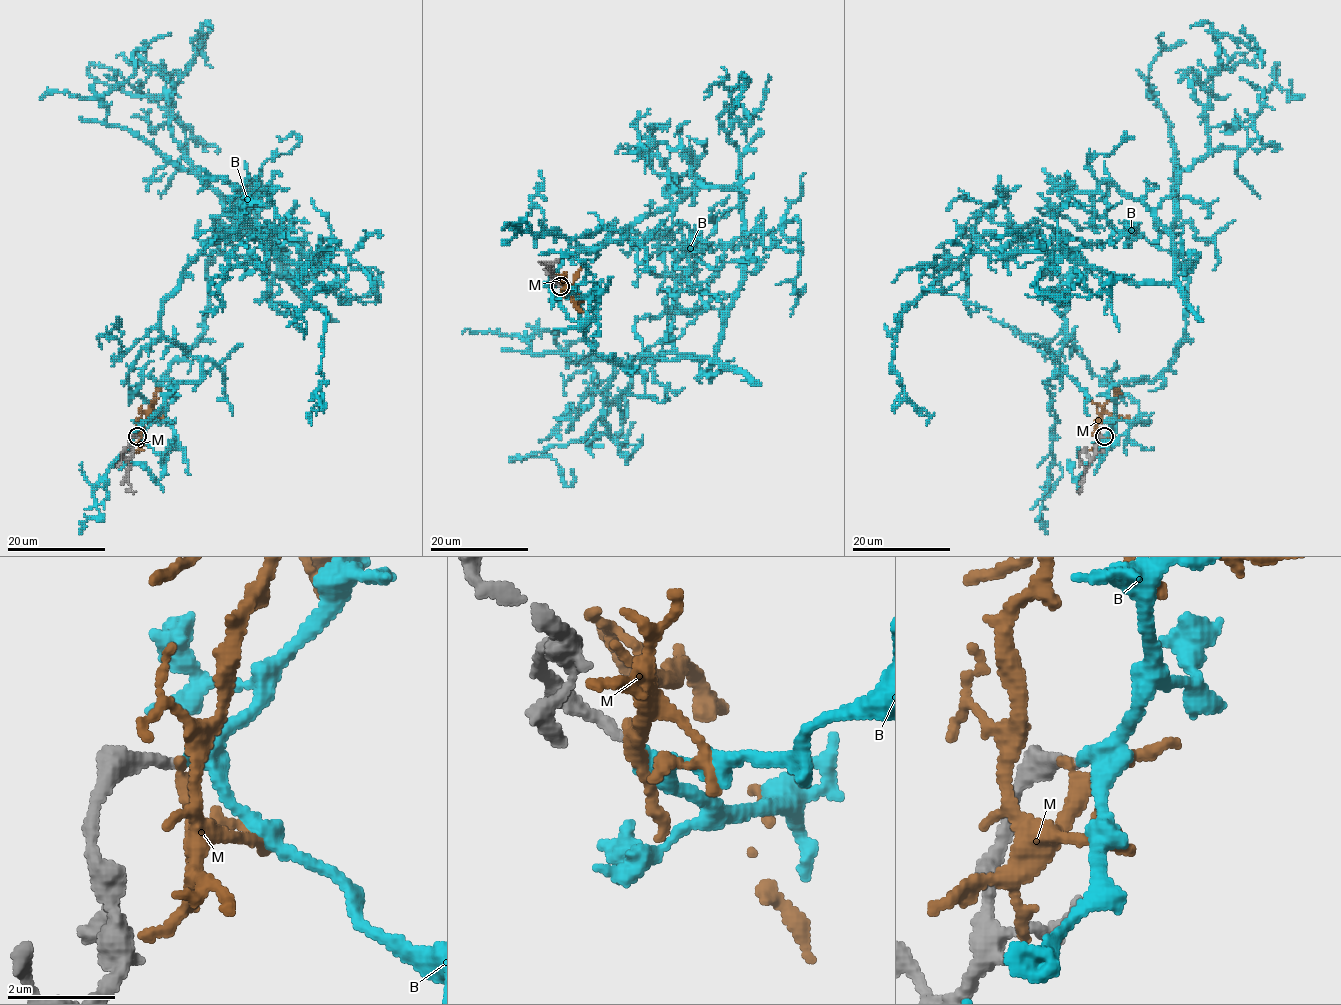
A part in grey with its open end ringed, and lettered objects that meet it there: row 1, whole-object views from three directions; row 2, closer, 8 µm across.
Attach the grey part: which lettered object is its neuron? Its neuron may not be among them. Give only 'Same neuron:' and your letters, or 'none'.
Same neuron: B

